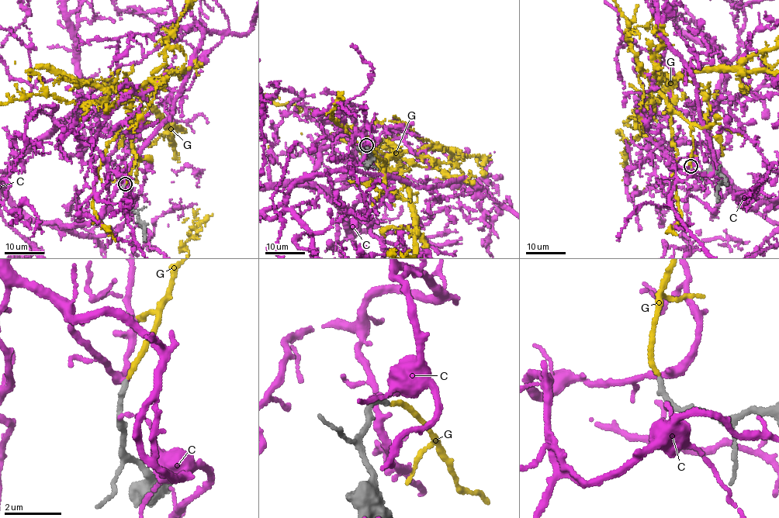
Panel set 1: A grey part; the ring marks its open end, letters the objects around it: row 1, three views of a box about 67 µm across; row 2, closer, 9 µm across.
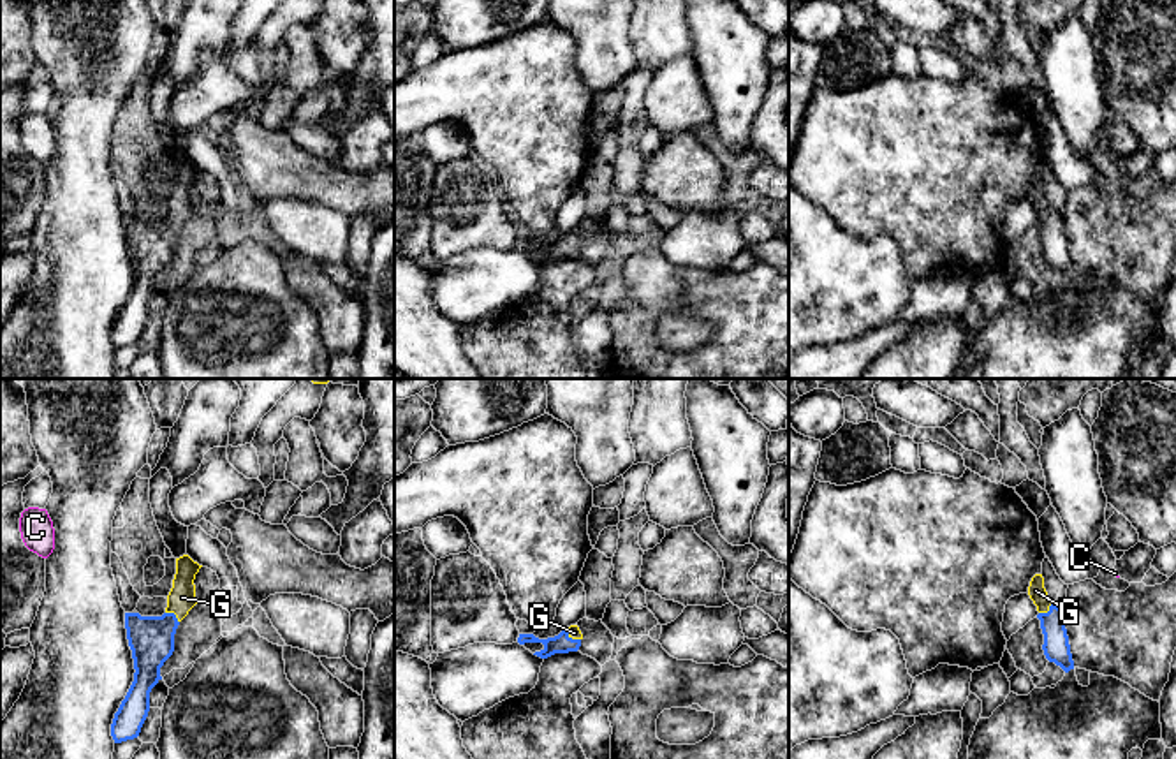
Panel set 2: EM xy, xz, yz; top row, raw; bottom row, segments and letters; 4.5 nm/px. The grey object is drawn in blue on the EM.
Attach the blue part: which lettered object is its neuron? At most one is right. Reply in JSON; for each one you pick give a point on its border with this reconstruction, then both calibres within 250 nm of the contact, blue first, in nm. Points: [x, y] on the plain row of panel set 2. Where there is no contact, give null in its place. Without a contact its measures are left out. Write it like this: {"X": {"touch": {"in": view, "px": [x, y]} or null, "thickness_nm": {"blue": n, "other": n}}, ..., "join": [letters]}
{"G": {"touch": {"in": "xy", "px": [175, 221]}, "thickness_nm": {"blue": 200, "other": 130}}, "join": ["G"]}

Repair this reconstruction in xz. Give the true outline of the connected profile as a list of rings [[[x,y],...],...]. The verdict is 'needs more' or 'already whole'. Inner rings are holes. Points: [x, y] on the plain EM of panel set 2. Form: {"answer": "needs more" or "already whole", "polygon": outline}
{"answer": "needs more", "polygon": [[[570,231],[567,234],[562,234],[562,238],[555,243],[539,245],[533,239],[519,239],[518,248],[542,248],[544,254],[540,257],[535,257],[533,261],[540,264],[548,264],[555,259],[569,259],[577,257],[581,252],[583,239],[577,231]]]}

